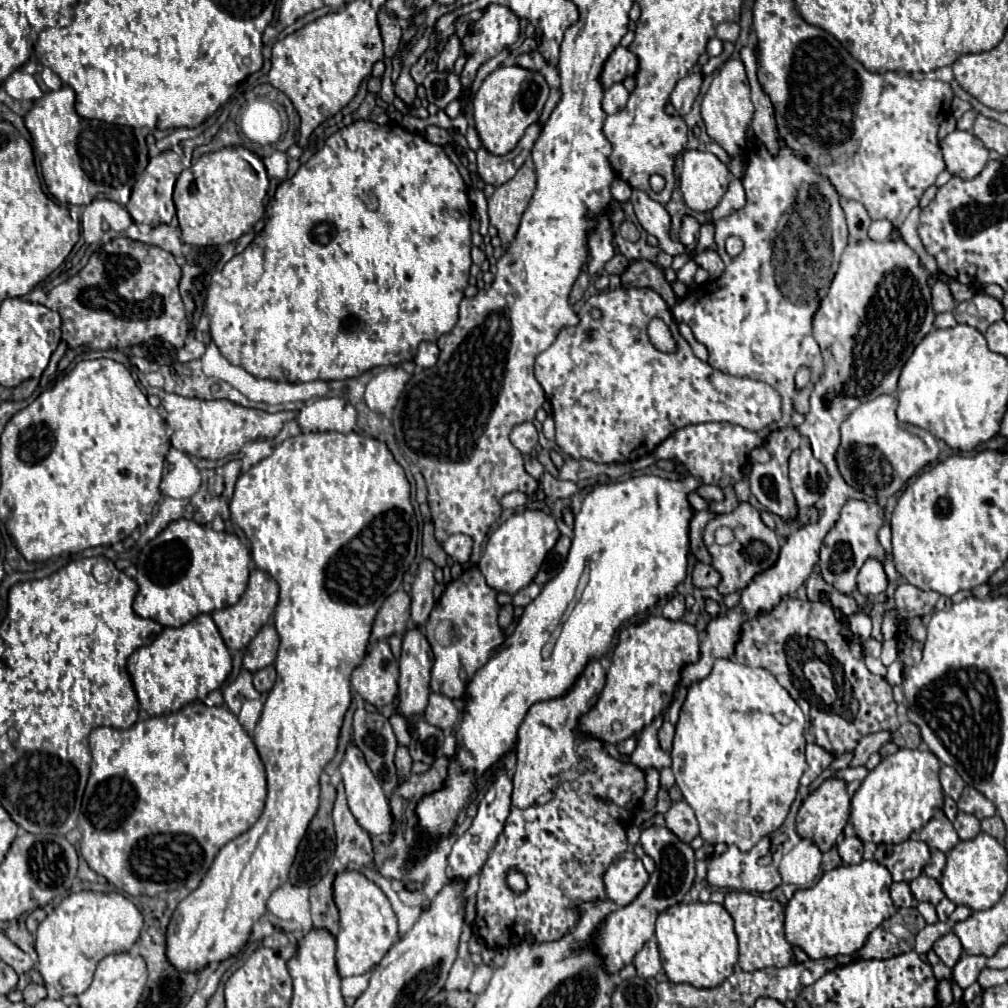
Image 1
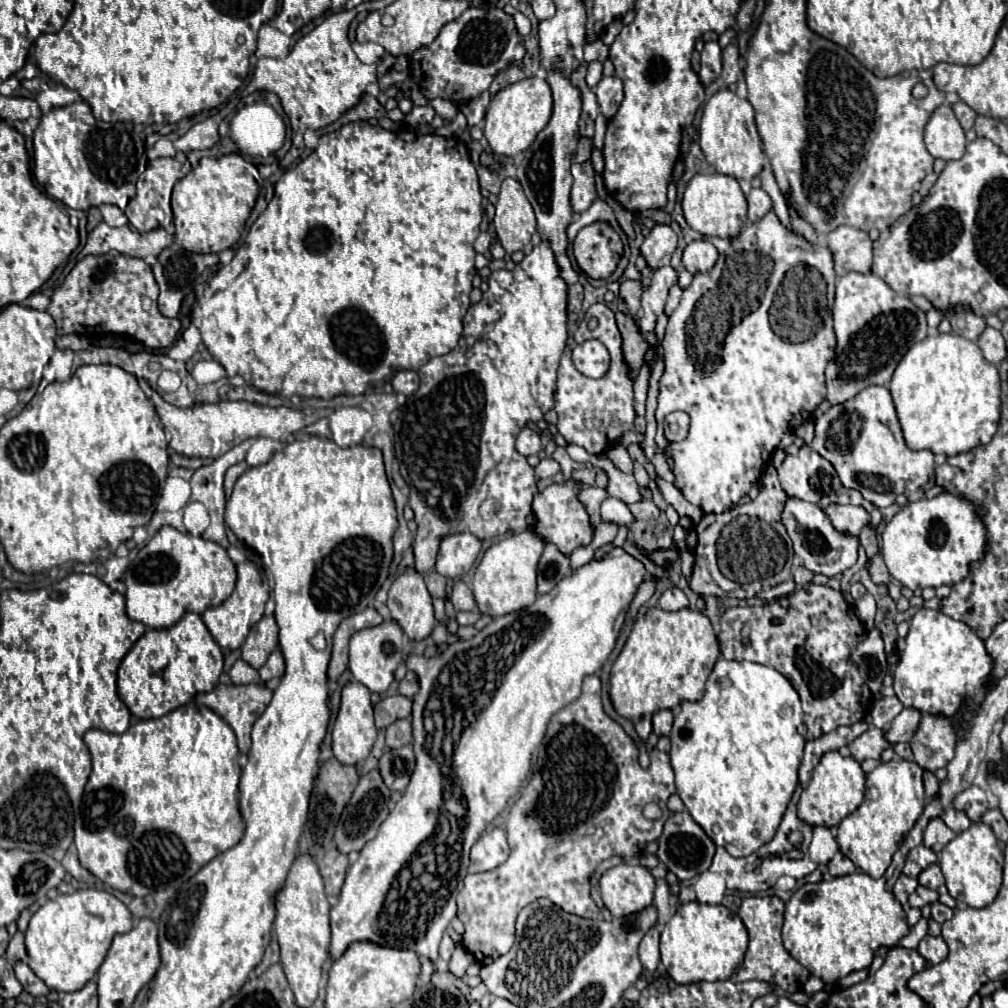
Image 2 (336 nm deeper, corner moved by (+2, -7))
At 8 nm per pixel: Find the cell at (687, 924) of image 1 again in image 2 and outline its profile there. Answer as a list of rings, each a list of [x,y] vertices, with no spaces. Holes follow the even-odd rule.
[[[698,901],[680,905],[660,937],[662,963],[668,975],[682,985],[730,979],[734,969],[744,961],[746,949],[748,933],[742,919],[724,905],[702,905]]]

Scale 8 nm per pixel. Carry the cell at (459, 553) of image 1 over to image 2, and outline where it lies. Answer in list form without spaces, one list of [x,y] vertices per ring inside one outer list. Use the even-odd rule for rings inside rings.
[[[472,533],[448,535],[440,543],[434,571],[438,571],[442,577],[458,579],[474,567],[480,549],[482,549],[482,541]]]

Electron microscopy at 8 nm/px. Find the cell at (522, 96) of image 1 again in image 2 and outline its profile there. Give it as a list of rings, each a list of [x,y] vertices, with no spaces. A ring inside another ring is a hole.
[[[528,77],[498,91],[498,95],[490,101],[490,107],[486,111],[484,137],[494,153],[504,157],[516,157],[518,153],[526,151],[532,145],[536,135],[550,121],[550,115],[552,115],[550,85],[542,77]]]

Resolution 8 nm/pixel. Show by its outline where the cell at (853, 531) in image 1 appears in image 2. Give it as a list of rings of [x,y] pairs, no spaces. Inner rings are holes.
[[[832,503],[826,507],[826,513],[836,529],[852,533],[852,535],[860,535],[860,529],[870,521],[868,511],[864,507],[856,507],[856,505]]]

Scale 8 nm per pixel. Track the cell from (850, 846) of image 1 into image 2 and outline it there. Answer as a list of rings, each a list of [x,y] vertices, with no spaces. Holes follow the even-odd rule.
[[[836,853],[828,863],[828,873],[832,877],[842,877],[842,875],[848,875],[848,873],[854,873],[854,871],[856,871],[854,863],[848,857],[844,857],[842,853]]]

